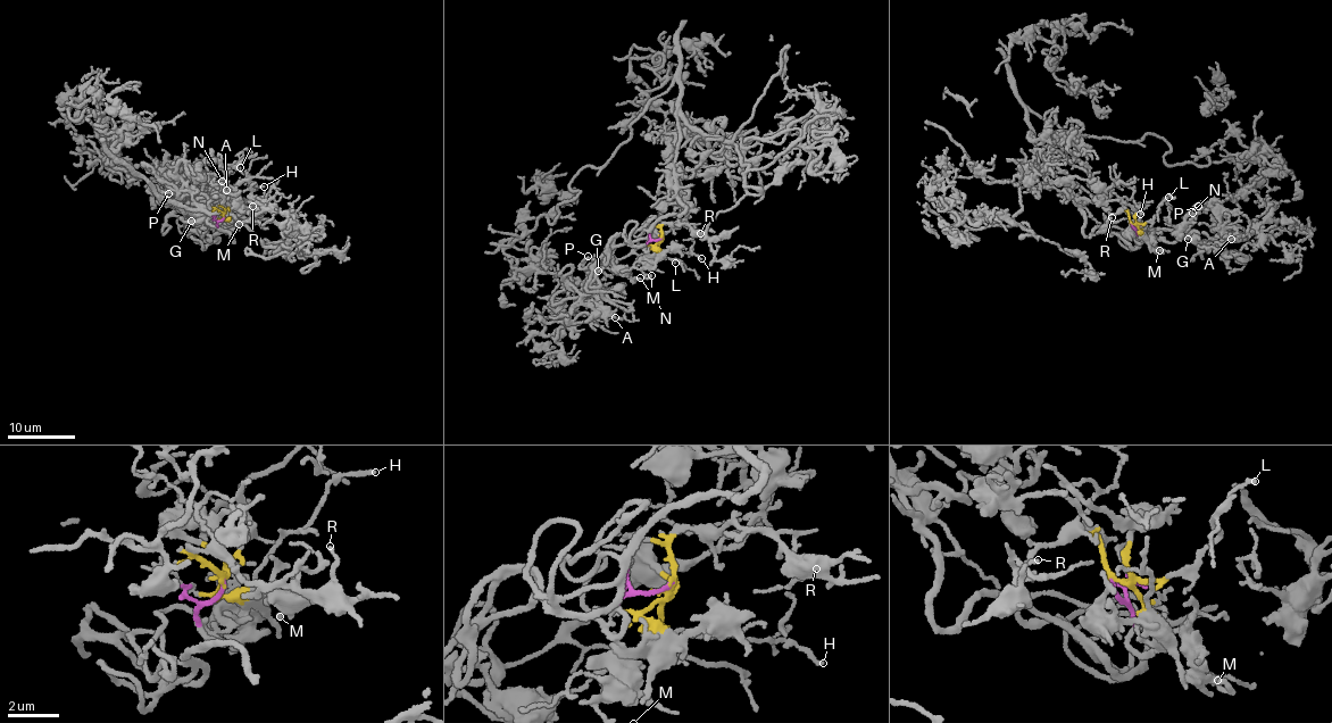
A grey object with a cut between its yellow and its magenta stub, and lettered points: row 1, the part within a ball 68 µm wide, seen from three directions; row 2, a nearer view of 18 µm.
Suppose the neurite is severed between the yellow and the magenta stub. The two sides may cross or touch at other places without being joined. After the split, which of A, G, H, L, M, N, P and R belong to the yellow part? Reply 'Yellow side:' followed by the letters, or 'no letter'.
Yellow side: H, L, M, R

